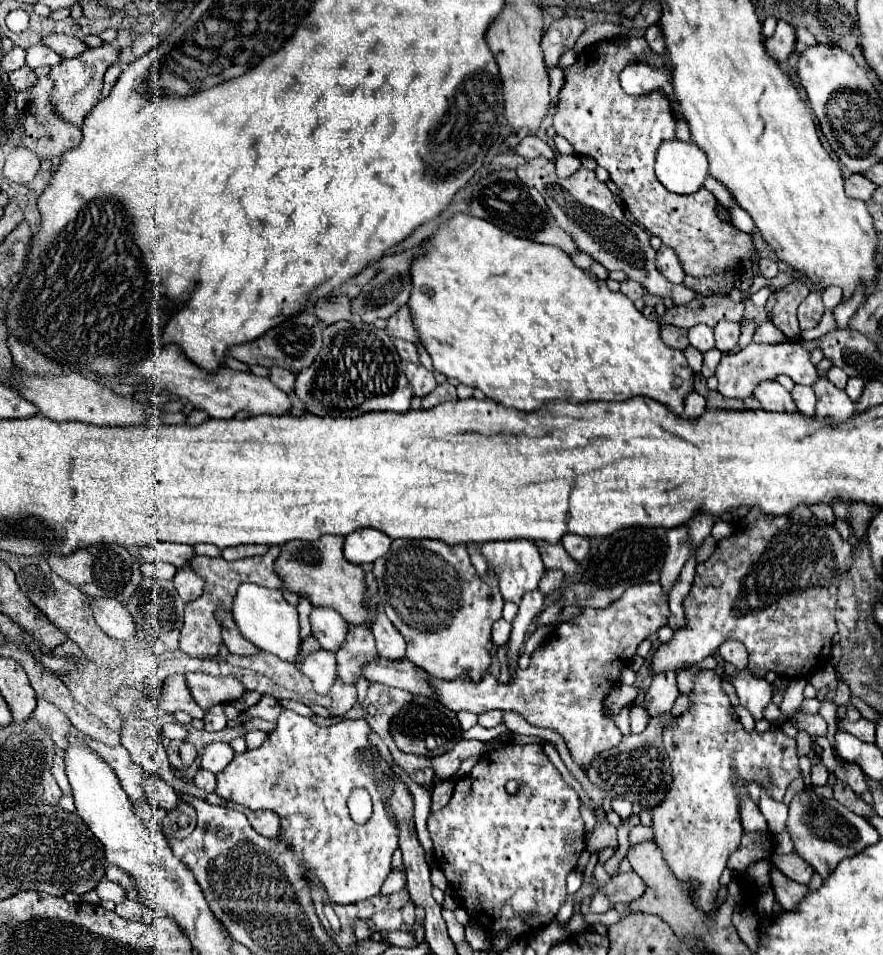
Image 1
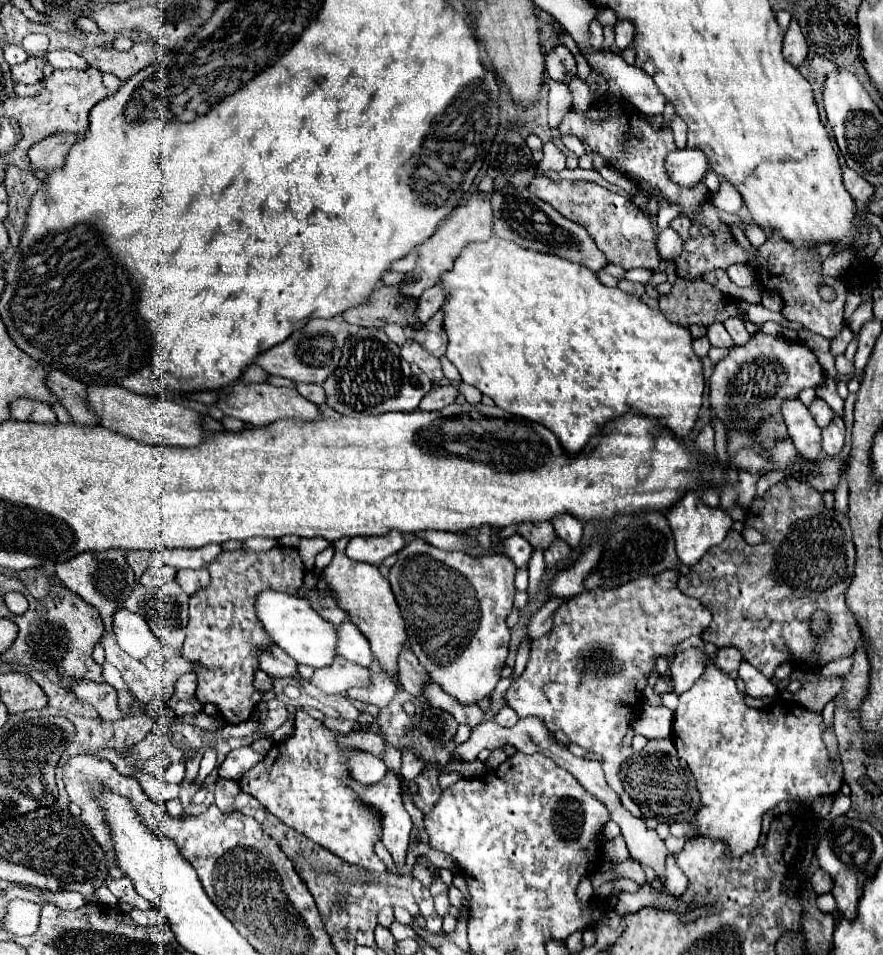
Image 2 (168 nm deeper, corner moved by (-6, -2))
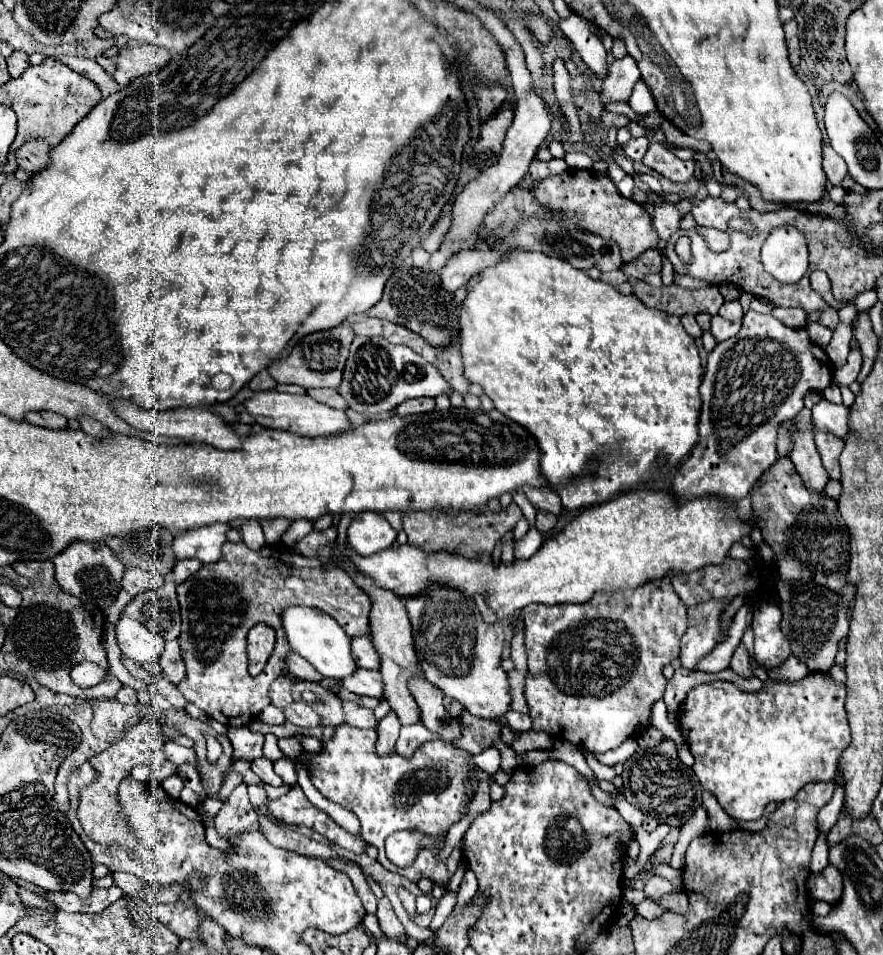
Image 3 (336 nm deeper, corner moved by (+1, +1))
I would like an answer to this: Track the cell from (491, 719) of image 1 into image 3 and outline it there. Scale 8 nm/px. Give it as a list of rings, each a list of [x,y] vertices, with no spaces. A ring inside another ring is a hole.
[[[508,711],[504,717],[506,717],[506,721],[508,721],[508,725],[510,725],[512,729],[528,731],[528,729],[532,727],[530,715],[522,715],[522,713],[518,713],[518,711]]]

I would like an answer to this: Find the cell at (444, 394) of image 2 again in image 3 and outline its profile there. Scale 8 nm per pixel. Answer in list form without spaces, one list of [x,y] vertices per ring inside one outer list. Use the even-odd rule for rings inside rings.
[[[418,397],[418,399],[410,399],[406,403],[400,403],[396,407],[398,415],[414,415],[414,413],[430,413],[436,407],[434,399],[426,399],[426,397]]]

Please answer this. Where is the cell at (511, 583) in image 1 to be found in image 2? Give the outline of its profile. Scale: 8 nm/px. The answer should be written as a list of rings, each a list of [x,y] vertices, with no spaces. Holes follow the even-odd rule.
[[[513,534],[513,536],[505,538],[505,544],[503,546],[505,546],[505,554],[515,562],[517,568],[527,566],[533,548],[531,548],[531,544],[525,538],[521,538],[519,534]]]

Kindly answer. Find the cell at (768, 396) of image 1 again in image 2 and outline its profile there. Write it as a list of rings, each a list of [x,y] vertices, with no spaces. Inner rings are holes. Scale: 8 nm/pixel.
[[[787,400],[781,408],[781,414],[785,418],[785,424],[789,428],[789,436],[793,440],[795,450],[801,458],[811,458],[817,462],[823,458],[821,450],[821,428],[815,424],[813,416],[805,408],[801,400]]]

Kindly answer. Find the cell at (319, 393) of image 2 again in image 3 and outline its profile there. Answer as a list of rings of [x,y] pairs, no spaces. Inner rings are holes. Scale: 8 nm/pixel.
[[[308,389],[306,391],[312,399],[324,403],[324,405],[330,405],[330,407],[336,407],[336,409],[346,409],[346,401],[340,397],[340,393],[336,389]]]

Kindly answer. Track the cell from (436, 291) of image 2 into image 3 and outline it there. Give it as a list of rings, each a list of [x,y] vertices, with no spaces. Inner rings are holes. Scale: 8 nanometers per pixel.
[[[460,251],[458,255],[454,255],[440,271],[438,271],[438,283],[444,291],[454,293],[456,289],[460,289],[472,275],[476,275],[478,271],[484,271],[486,267],[490,267],[492,263],[496,263],[498,259],[502,259],[502,255],[506,255],[508,251],[496,253],[496,251]]]

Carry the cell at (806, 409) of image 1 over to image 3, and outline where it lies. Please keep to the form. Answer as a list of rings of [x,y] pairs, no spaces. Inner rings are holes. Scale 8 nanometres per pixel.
[[[820,399],[812,407],[812,417],[816,431],[828,431],[842,439],[846,439],[848,433],[848,409],[844,405],[834,405],[826,399]]]

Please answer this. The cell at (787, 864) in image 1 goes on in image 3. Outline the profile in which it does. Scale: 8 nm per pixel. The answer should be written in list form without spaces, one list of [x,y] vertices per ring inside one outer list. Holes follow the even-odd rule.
[[[828,865],[824,871],[812,875],[810,893],[814,899],[822,899],[826,903],[836,903],[842,895],[842,875],[836,867]]]

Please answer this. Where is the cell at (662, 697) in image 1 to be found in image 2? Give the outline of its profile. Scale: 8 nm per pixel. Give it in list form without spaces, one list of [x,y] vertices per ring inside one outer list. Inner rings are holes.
[[[687,648],[673,658],[671,682],[675,686],[675,694],[683,694],[703,676],[705,662],[709,662],[709,656],[701,648]]]

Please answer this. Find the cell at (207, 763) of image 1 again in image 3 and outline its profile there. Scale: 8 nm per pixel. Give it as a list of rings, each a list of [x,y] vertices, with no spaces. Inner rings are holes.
[[[228,727],[228,739],[230,739],[232,747],[234,747],[230,765],[234,765],[238,759],[254,761],[254,759],[262,757],[264,735],[250,733],[248,727]]]

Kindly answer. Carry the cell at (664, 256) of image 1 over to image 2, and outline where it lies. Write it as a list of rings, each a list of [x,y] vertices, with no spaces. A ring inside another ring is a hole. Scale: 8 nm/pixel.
[[[665,228],[657,236],[657,248],[663,260],[677,260],[677,254],[683,250],[683,240],[673,228]]]

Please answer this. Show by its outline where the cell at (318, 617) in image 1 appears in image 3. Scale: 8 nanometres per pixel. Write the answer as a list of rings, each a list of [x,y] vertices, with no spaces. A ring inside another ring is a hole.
[[[368,635],[352,637],[352,655],[354,655],[354,661],[358,663],[358,667],[364,667],[364,669],[378,669],[380,667],[378,655],[376,655],[374,645]]]

